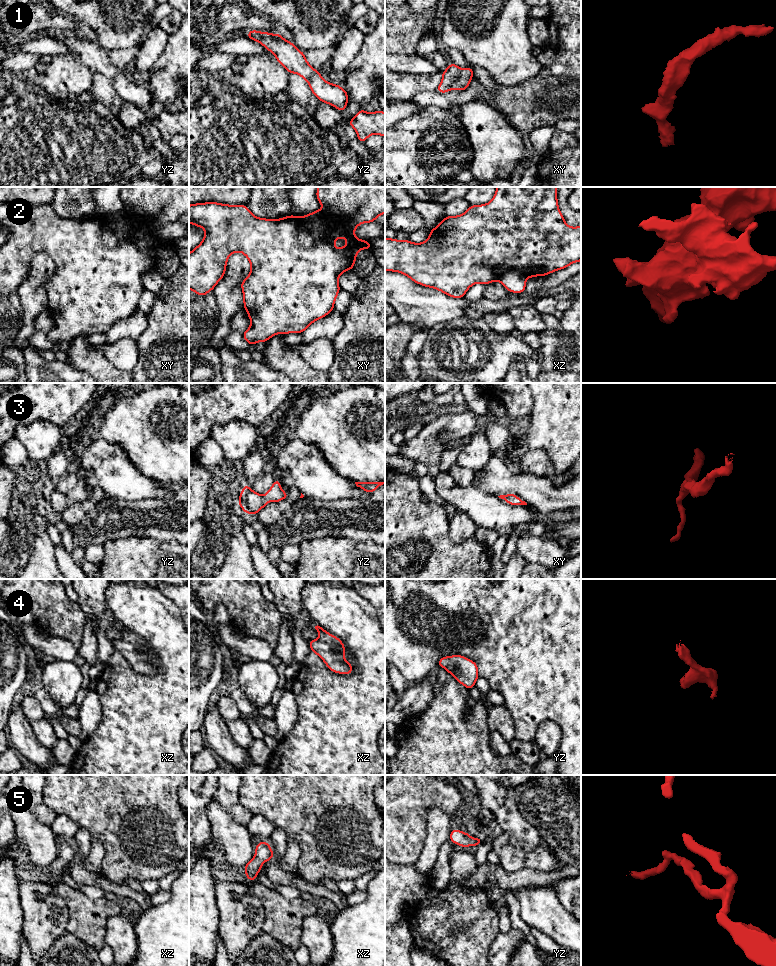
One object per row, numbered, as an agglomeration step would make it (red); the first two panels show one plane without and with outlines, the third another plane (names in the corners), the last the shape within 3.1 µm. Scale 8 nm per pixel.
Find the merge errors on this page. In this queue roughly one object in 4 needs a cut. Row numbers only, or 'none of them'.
2

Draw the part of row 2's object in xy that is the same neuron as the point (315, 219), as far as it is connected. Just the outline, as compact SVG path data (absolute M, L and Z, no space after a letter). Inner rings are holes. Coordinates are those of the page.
M318 209L315 212L309 213L304 218L308 222L308 228L310 229L313 237L316 240L320 240L324 235L324 226L323 226L323 212L321 209Z

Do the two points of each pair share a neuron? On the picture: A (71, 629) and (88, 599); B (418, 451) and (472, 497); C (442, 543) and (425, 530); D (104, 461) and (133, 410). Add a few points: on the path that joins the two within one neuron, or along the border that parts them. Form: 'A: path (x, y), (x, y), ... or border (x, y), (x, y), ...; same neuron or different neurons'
A: border (77, 601), (86, 616), (86, 623), (82, 634); different neurons
B: border (440, 471), (434, 478); different neurons
C: path (438, 543), (429, 534); same neuron
D: border (91, 440), (103, 438), (119, 445), (130, 461); different neurons

